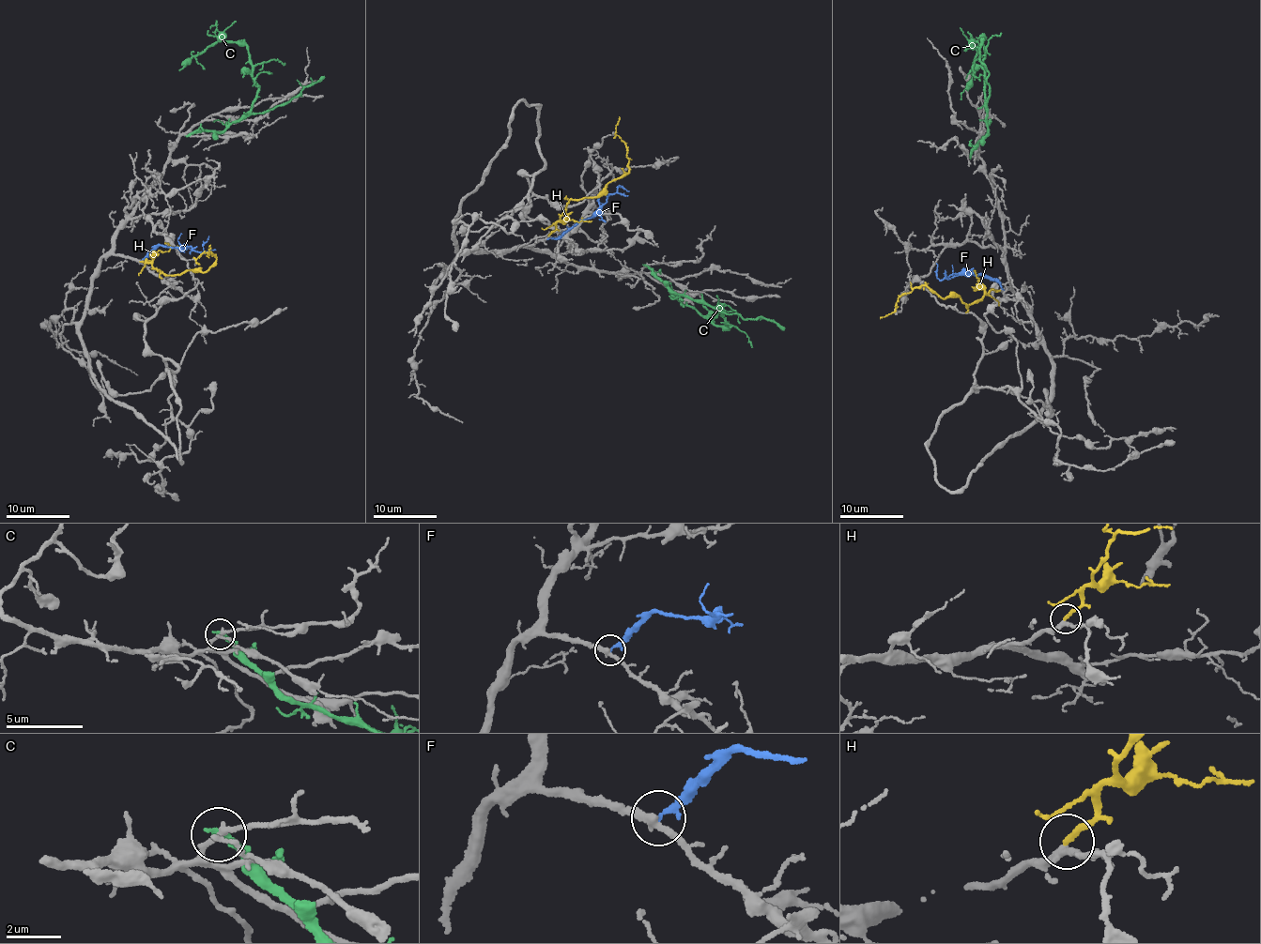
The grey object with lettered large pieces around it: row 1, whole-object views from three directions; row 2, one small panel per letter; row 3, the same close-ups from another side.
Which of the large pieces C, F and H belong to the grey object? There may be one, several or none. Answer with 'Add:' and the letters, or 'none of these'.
Add: H

